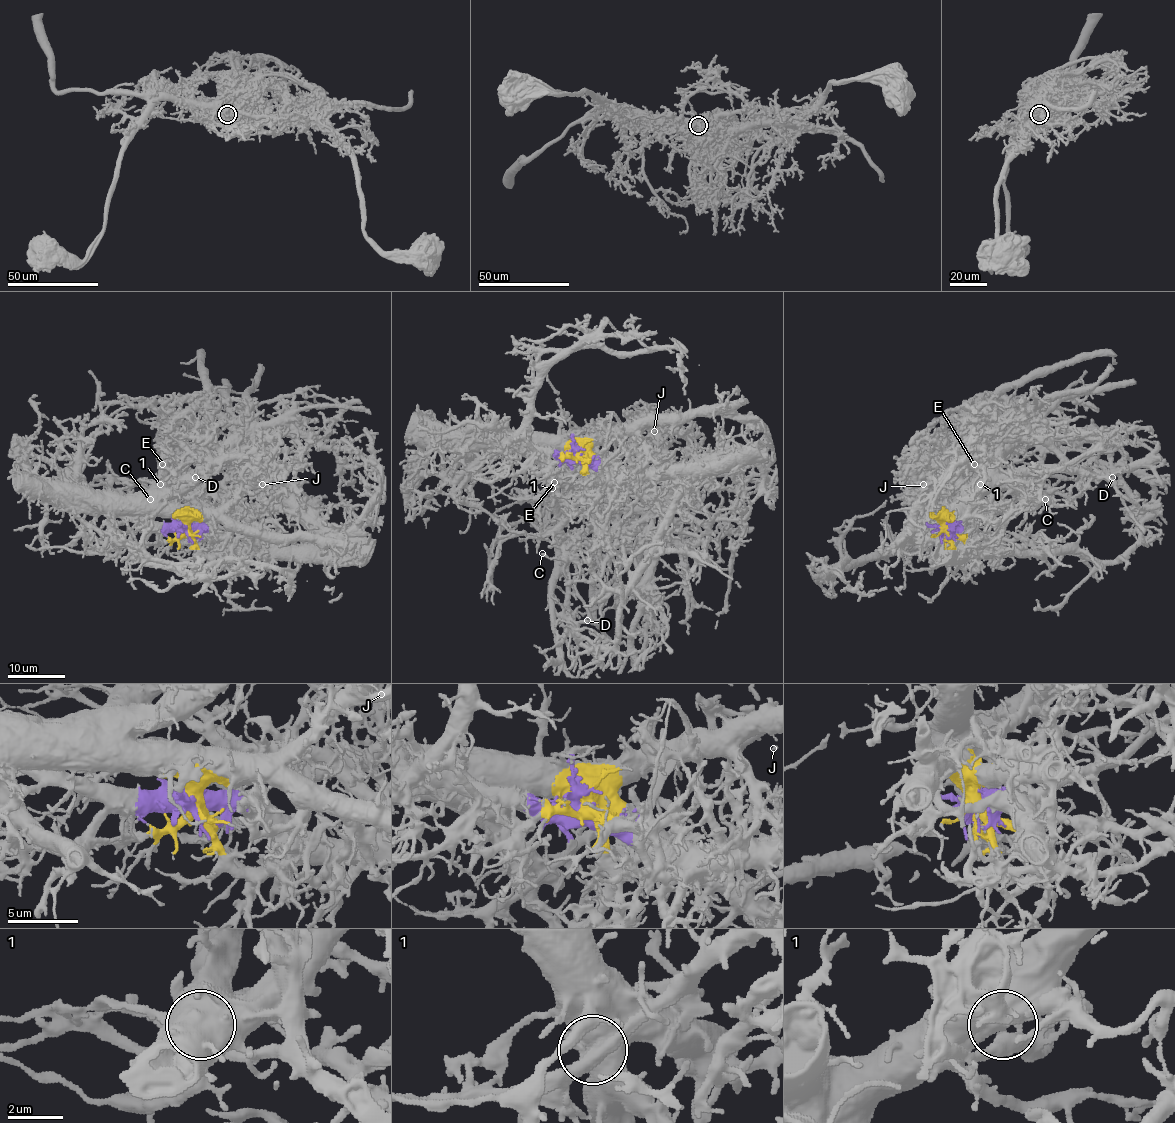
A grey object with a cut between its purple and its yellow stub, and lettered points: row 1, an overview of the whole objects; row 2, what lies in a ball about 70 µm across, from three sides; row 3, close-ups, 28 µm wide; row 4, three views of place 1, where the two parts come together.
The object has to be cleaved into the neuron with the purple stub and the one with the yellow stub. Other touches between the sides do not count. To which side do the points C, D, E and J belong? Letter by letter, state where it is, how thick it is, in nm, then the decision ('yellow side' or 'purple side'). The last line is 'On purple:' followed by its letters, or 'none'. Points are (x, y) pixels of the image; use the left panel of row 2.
C: (150, 499) | 200 nm | yellow side
D: (195, 477) | 280 nm | yellow side
E: (162, 464) | 90 nm | yellow side
J: (262, 484) | 160 nm | yellow side
On purple: none

